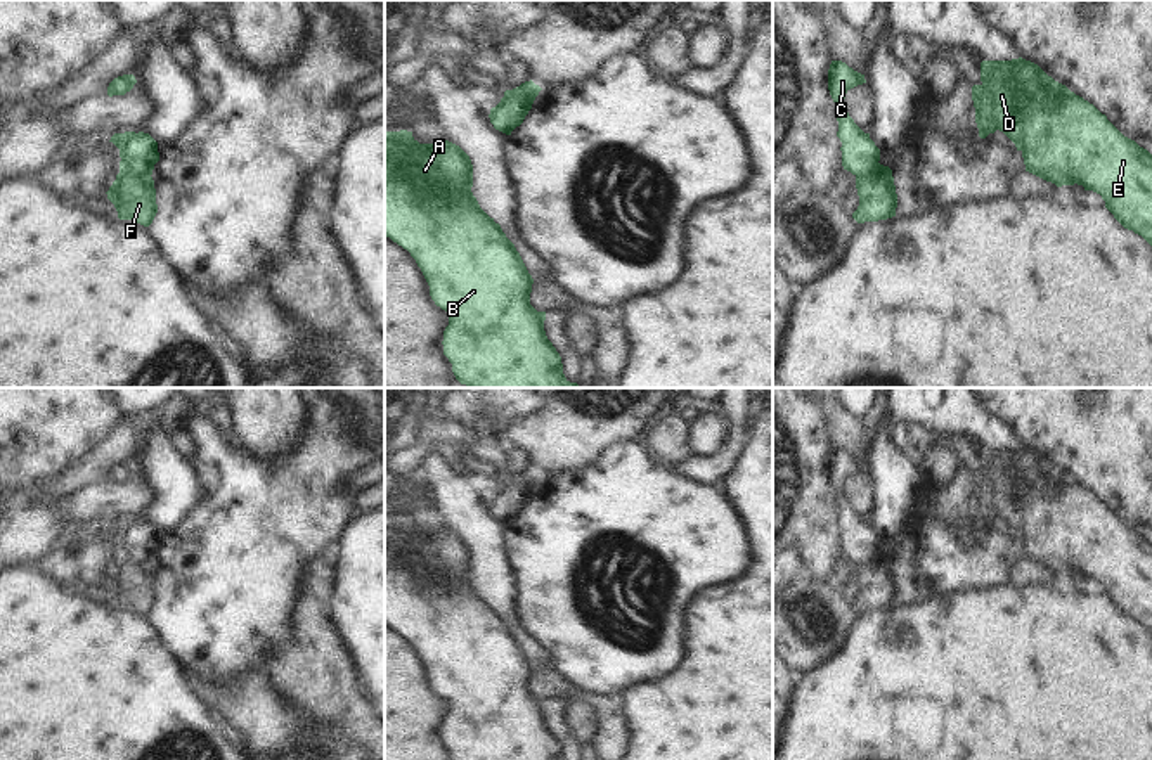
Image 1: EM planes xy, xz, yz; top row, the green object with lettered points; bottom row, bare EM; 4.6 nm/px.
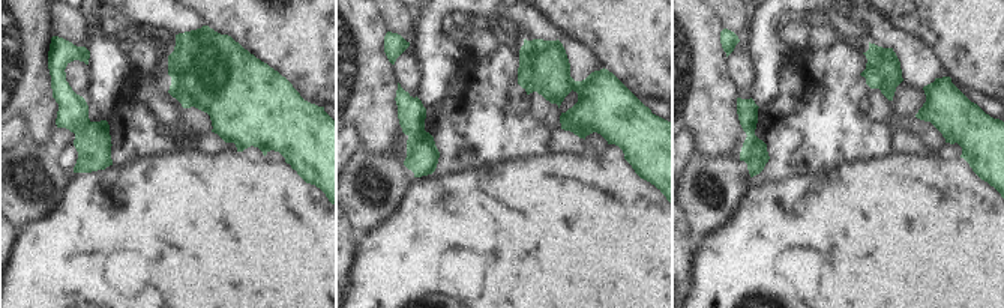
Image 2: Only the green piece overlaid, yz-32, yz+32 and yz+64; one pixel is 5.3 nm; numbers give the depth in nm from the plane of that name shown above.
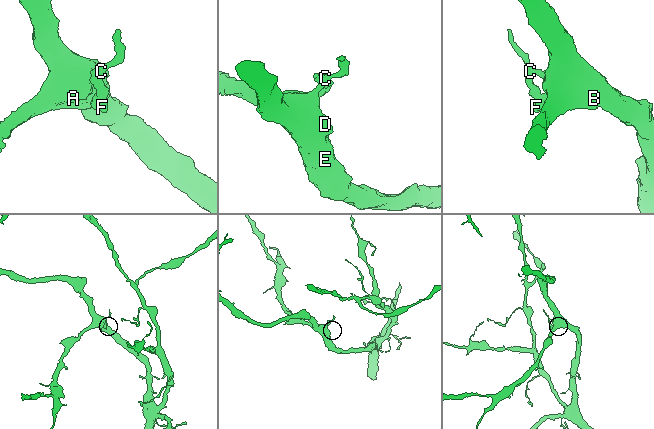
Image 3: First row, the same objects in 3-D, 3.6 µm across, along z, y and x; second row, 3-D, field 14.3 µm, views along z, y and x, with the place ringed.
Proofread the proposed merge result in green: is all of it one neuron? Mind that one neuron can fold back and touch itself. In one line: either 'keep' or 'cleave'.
cleave

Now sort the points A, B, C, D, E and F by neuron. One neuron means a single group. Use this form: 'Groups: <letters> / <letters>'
Groups: A B C D E / F

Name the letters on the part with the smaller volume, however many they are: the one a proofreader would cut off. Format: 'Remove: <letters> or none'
Remove: F

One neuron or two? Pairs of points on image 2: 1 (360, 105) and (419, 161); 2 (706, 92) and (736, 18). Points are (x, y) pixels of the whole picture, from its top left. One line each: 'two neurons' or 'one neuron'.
1: two neurons
2: two neurons

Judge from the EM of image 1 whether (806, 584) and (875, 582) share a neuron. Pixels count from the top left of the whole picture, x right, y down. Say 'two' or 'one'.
one

